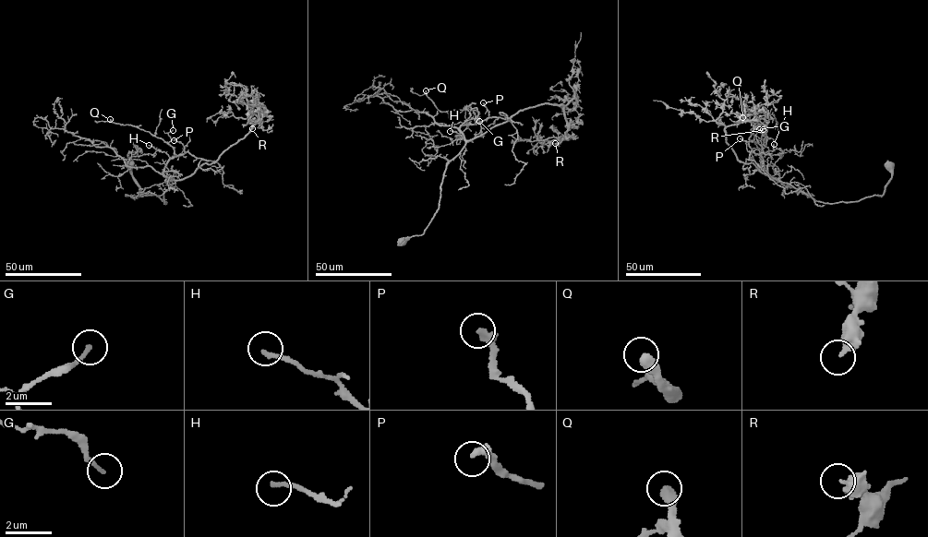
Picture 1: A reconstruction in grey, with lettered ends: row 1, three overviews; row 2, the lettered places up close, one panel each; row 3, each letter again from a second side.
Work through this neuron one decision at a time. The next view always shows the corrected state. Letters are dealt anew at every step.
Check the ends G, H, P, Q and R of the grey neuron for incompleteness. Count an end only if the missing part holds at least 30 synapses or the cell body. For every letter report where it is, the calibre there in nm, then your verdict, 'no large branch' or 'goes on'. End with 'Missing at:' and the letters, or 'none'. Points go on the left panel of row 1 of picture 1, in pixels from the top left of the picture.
G: place (173, 130); calibre 160 nm; no large branch
H: place (149, 145); calibre 180 nm; no large branch
P: place (174, 140); calibre 360 nm; goes on
Q: place (110, 119); calibre 440 nm; goes on
R: place (252, 128); calibre 280 nm; no large branch
Missing at: P, Q

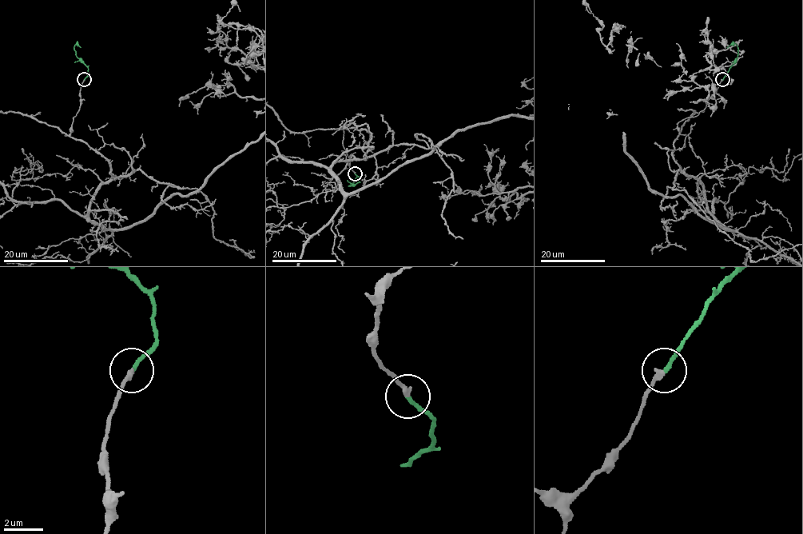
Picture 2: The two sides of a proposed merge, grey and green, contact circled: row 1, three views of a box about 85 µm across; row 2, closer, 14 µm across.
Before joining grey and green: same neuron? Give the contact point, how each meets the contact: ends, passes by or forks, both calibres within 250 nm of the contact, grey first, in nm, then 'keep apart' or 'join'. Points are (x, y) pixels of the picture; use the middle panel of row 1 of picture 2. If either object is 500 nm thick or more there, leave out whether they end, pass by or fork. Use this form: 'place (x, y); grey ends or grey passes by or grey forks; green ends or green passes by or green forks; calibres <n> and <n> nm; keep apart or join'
place (355, 173); grey ends; green ends; calibres 280 and 190 nm; join

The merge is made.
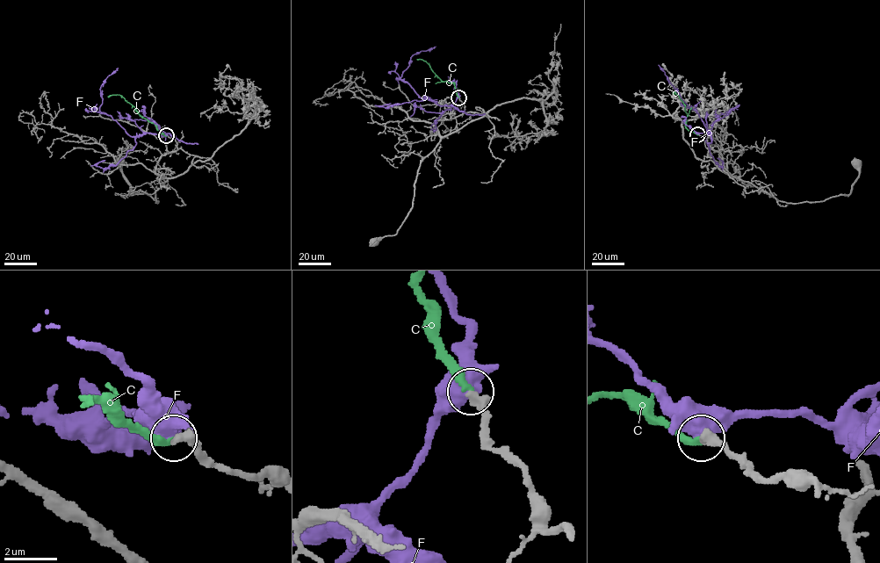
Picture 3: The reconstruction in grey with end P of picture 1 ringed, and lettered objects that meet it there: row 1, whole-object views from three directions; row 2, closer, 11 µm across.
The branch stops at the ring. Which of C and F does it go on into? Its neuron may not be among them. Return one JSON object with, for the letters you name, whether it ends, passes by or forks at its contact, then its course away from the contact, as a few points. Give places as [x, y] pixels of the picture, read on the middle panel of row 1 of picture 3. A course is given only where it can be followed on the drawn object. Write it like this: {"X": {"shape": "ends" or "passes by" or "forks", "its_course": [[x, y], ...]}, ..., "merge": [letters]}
{"C": {"shape": "ends", "its_course": [[458, 97], [453, 83], [443, 82], [425, 61], [416, 59]]}, "merge": ["C"]}

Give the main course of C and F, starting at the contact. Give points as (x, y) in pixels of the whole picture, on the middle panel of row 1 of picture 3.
C: (458, 97), (453, 83), (443, 82), (425, 61), (416, 59)
F: (458, 97), (453, 104), (438, 105), (420, 97), (400, 78), (411, 56), (436, 46)

